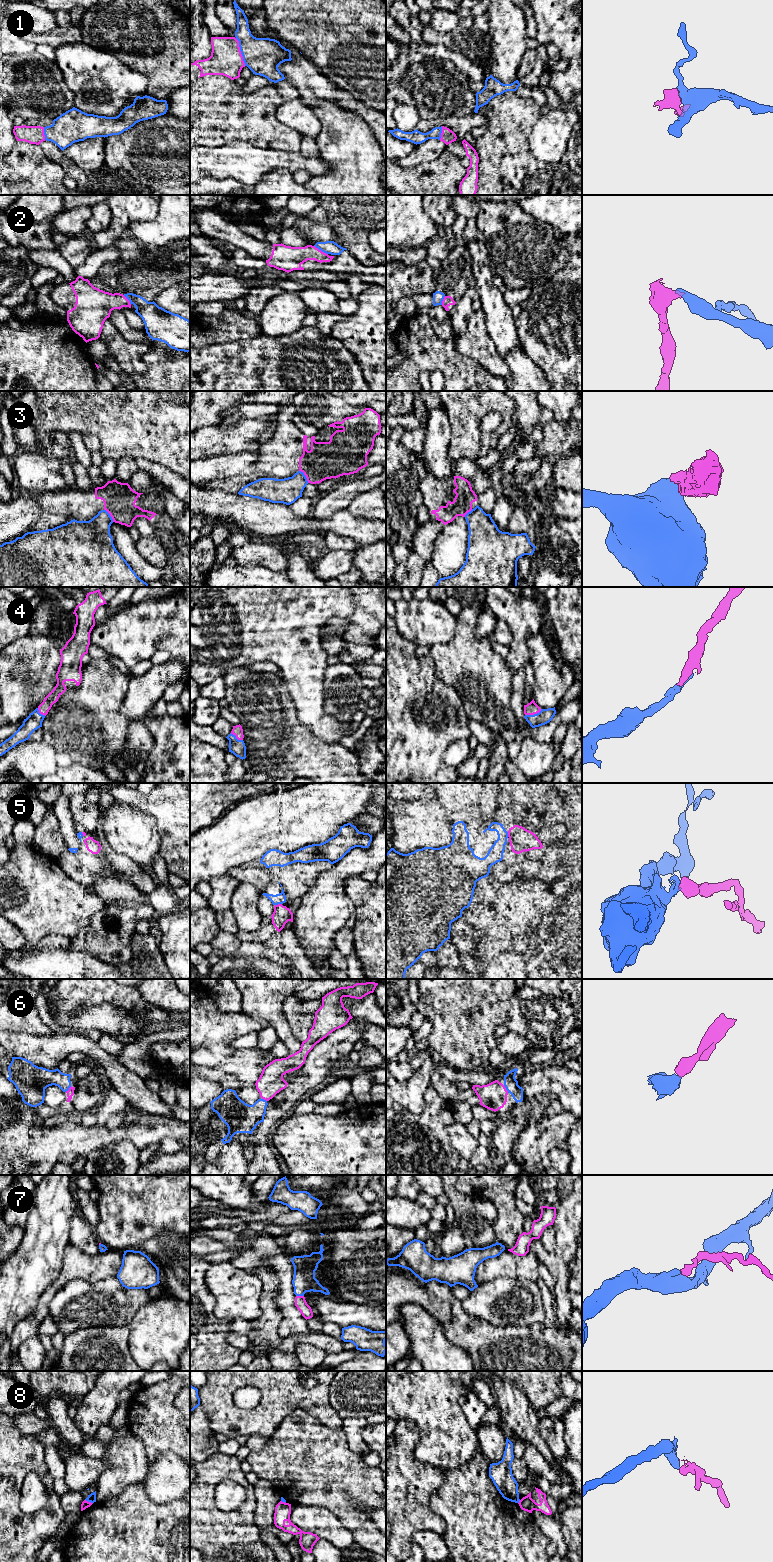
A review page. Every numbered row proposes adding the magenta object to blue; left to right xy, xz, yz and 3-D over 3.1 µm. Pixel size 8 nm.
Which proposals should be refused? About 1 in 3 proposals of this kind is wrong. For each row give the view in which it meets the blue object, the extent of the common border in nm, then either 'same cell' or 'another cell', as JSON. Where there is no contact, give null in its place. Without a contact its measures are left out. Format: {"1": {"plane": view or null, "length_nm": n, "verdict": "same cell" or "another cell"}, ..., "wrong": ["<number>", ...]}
{"1": {"plane": "xz", "length_nm": 240, "verdict": "same cell"}, "2": {"plane": "xz", "length_nm": 130, "verdict": "another cell"}, "3": {"plane": "xz", "length_nm": 130, "verdict": "another cell"}, "4": {"plane": "yz", "length_nm": 140, "verdict": "same cell"}, "5": {"plane": "xz", "length_nm": 60, "verdict": "same cell"}, "6": {"plane": "yz", "length_nm": 80, "verdict": "same cell"}, "7": {"plane": "xz", "length_nm": 60, "verdict": "same cell"}, "8": {"plane": "xy", "length_nm": 70, "verdict": "another cell"}, "wrong": ["2", "3", "8"]}

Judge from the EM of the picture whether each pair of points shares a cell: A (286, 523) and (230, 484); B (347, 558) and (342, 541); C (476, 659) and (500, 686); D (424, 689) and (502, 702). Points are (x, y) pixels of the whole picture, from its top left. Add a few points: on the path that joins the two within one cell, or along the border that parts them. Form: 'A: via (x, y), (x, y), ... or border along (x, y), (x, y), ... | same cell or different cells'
A: border along (214, 489), (237, 494) | different cells
B: border along (324, 548), (329, 550), (355, 549) | different cells
C: via (480, 666), (493, 679) | same cell
D: border along (441, 680), (450, 684), (457, 692), (468, 717) | different cells

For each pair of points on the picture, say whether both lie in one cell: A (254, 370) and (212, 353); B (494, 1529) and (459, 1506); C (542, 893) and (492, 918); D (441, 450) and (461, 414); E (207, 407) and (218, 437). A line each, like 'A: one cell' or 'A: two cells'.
A: one cell
B: one cell
C: one cell
D: two cells
E: two cells

